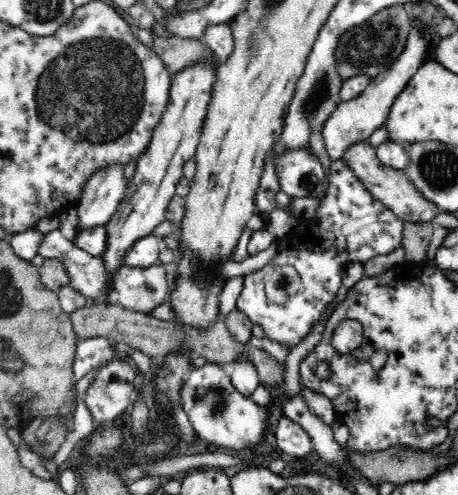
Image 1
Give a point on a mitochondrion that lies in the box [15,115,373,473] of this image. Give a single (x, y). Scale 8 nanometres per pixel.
(213, 398)

